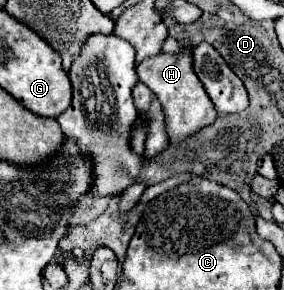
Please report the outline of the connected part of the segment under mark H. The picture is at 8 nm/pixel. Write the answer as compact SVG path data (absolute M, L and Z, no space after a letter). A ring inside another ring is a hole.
M182 46L180 54L160 52L156 56L144 58L136 66L136 72L140 82L144 82L158 96L166 112L170 144L182 144L186 138L190 138L192 134L196 134L204 126L210 126L216 120L216 108L192 68L192 46Z

